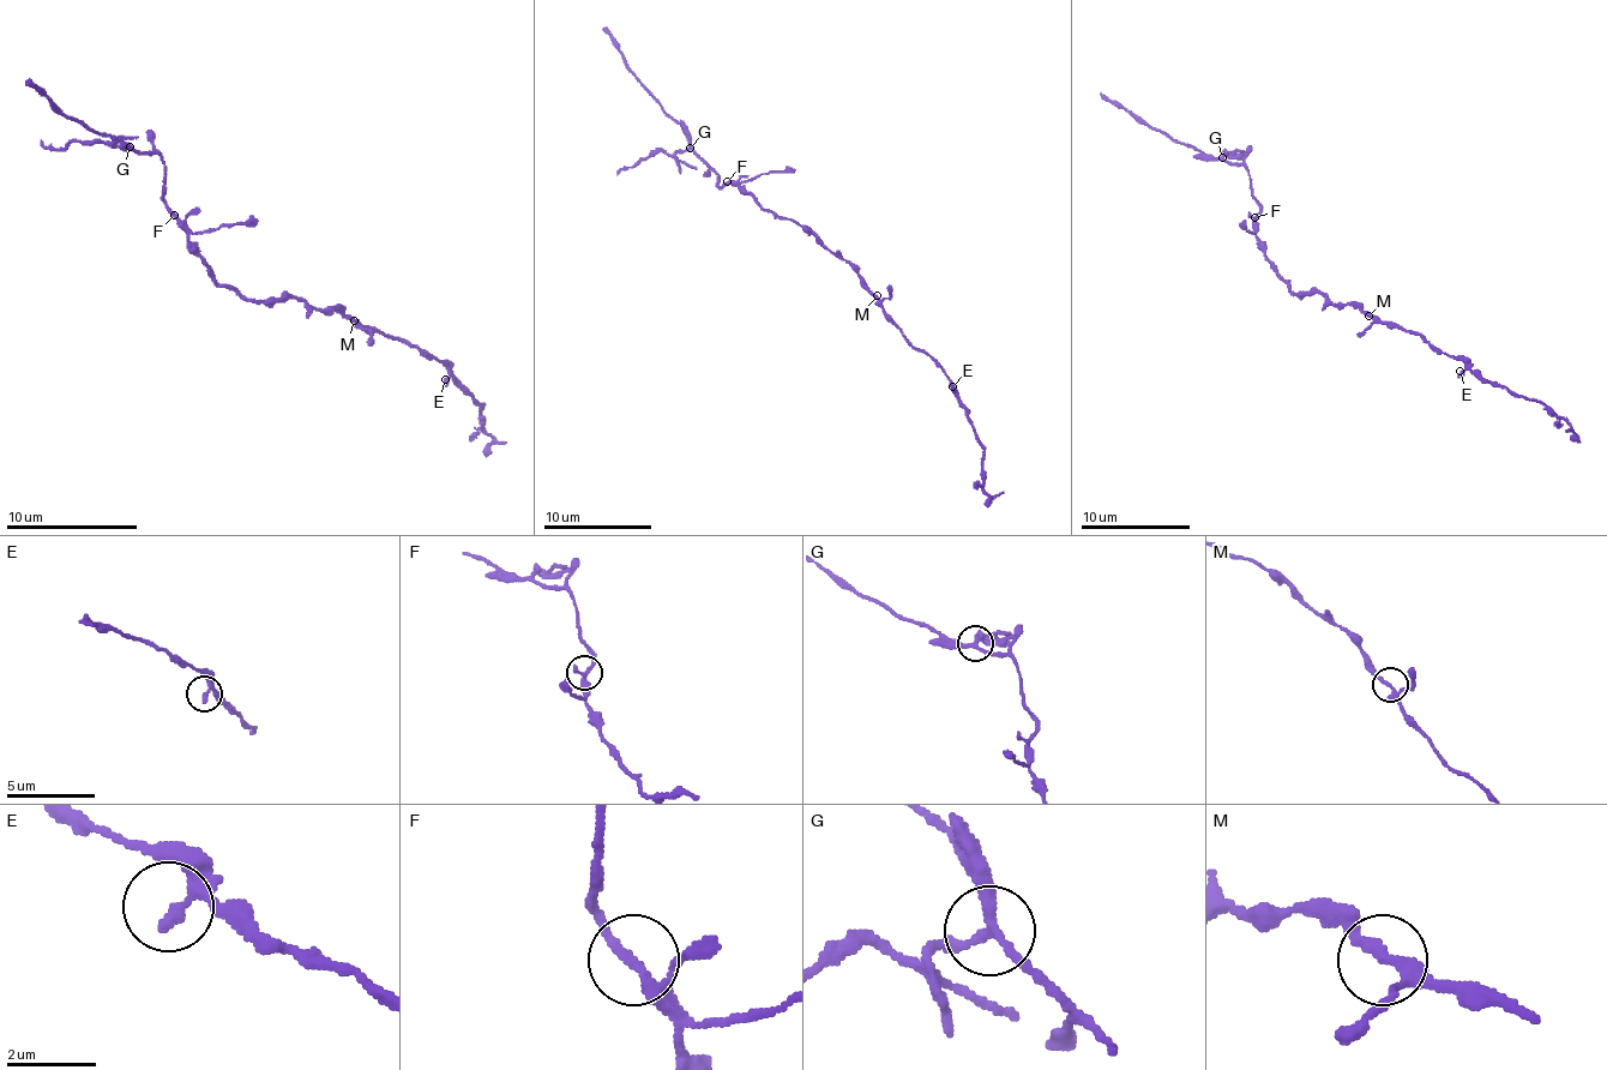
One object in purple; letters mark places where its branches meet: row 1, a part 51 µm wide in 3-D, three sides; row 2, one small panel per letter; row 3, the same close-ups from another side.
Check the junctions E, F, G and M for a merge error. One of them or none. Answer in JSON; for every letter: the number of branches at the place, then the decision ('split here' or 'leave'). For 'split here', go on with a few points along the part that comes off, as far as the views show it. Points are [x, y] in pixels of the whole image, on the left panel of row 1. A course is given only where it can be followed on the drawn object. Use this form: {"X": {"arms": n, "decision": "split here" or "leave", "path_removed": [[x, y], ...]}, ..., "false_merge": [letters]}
{"E": {"arms": 2, "decision": "leave"}, "F": {"arms": 3, "decision": "leave"}, "G": {"arms": 3, "decision": "split here", "path_removed": [[128, 146], [119, 140], [83, 143], [73, 139], [62, 149], [49, 149], [40, 139]]}, "M": {"arms": 3, "decision": "leave"}, "false_merge": ["G"]}

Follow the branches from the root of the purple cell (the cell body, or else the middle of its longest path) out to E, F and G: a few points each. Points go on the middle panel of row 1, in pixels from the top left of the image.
E: (806, 230), (858, 274), (882, 312), (944, 372), (952, 386)
F: (806, 230), (765, 211), (738, 182), (727, 181)
G: (806, 230), (765, 211), (738, 182), (718, 187), (718, 175), (688, 148)

